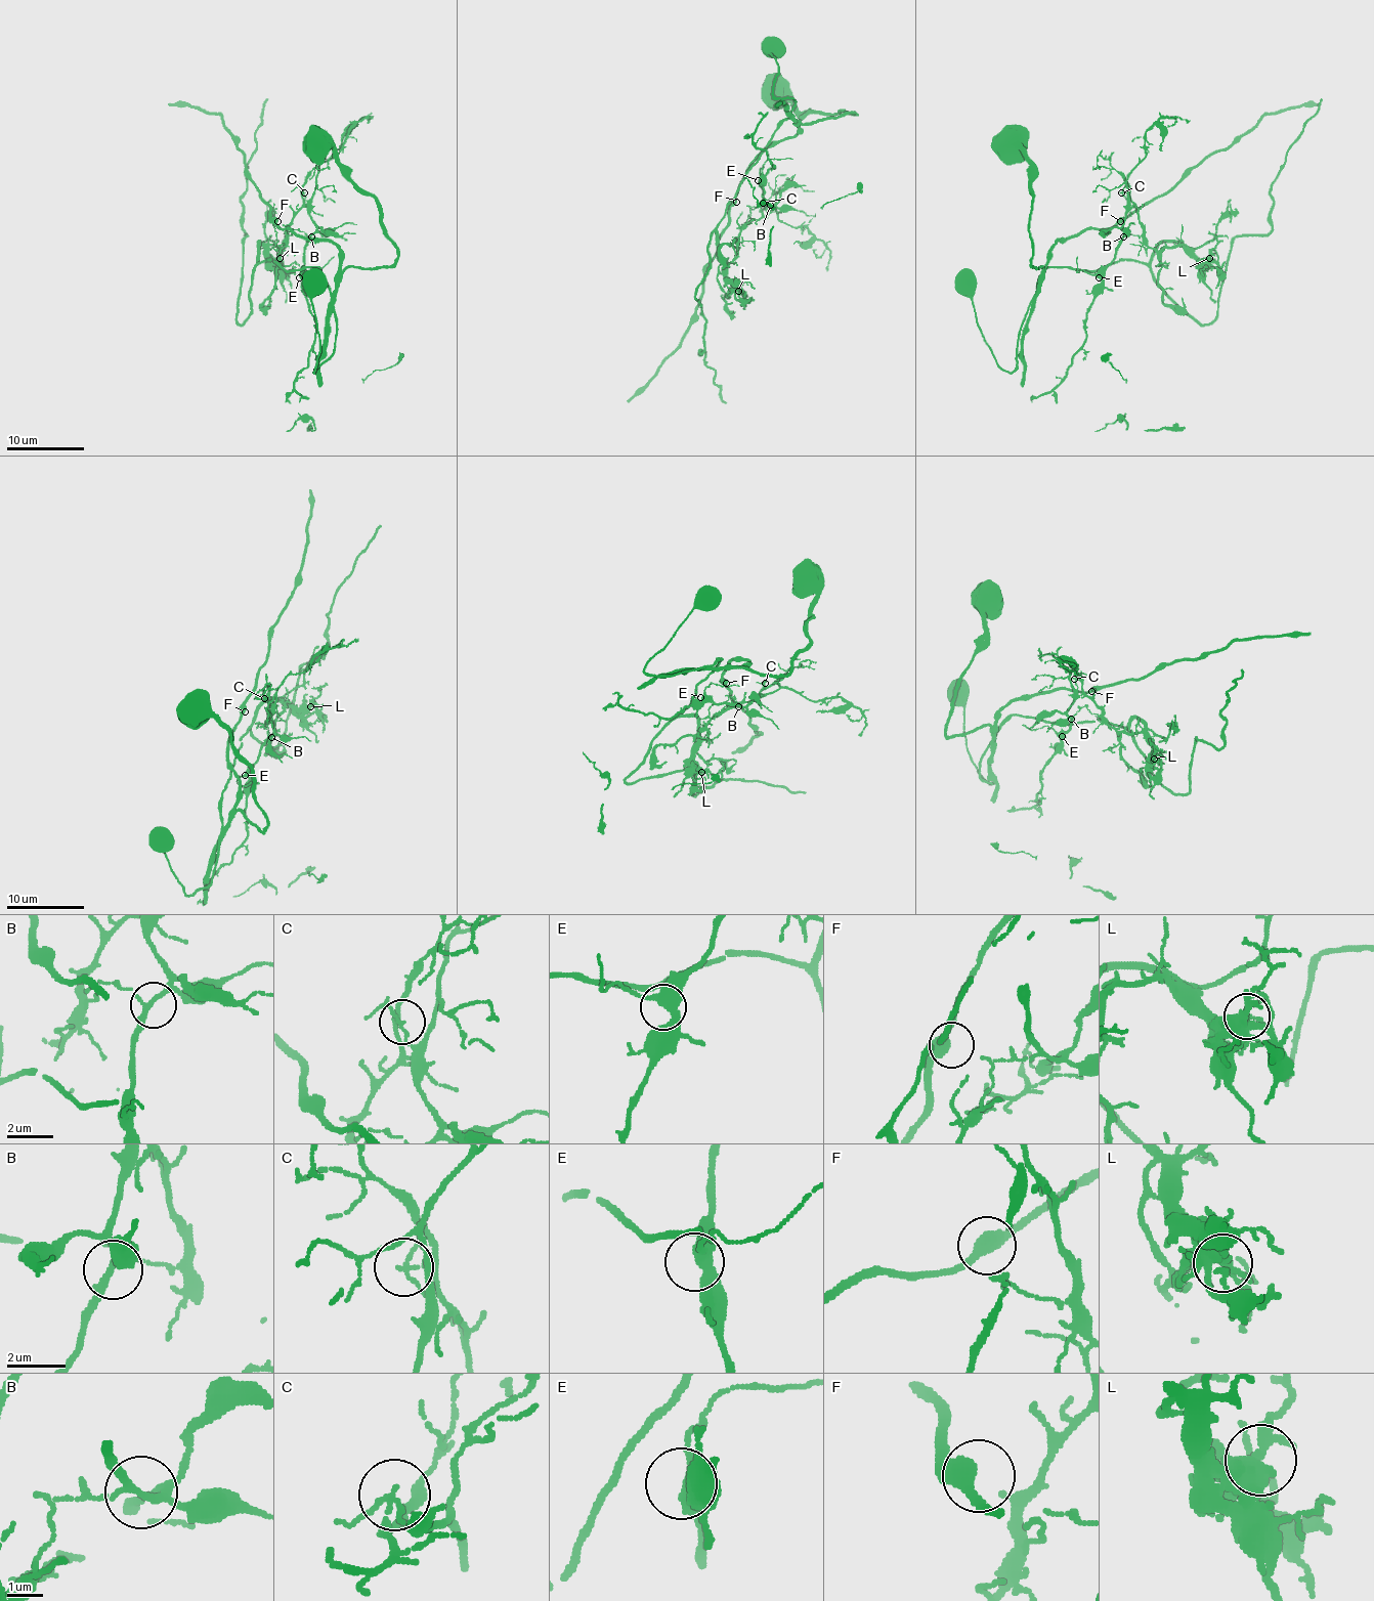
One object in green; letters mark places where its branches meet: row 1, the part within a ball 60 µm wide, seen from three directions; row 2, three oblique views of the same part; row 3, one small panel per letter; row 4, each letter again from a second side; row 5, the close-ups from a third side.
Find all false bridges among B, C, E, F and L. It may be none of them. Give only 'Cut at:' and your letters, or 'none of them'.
Cut at: C

